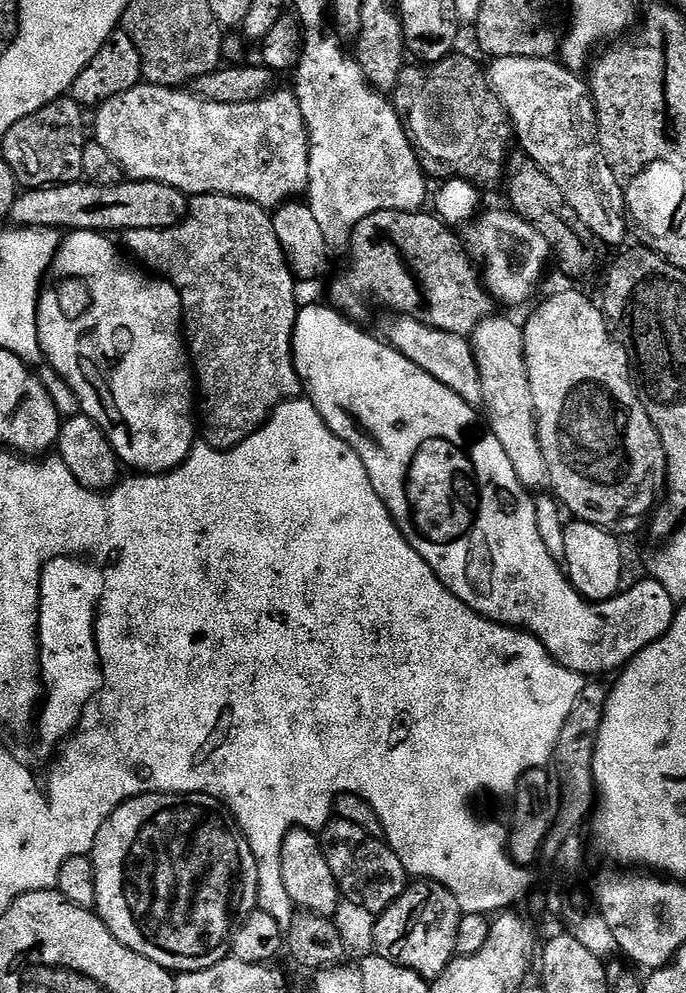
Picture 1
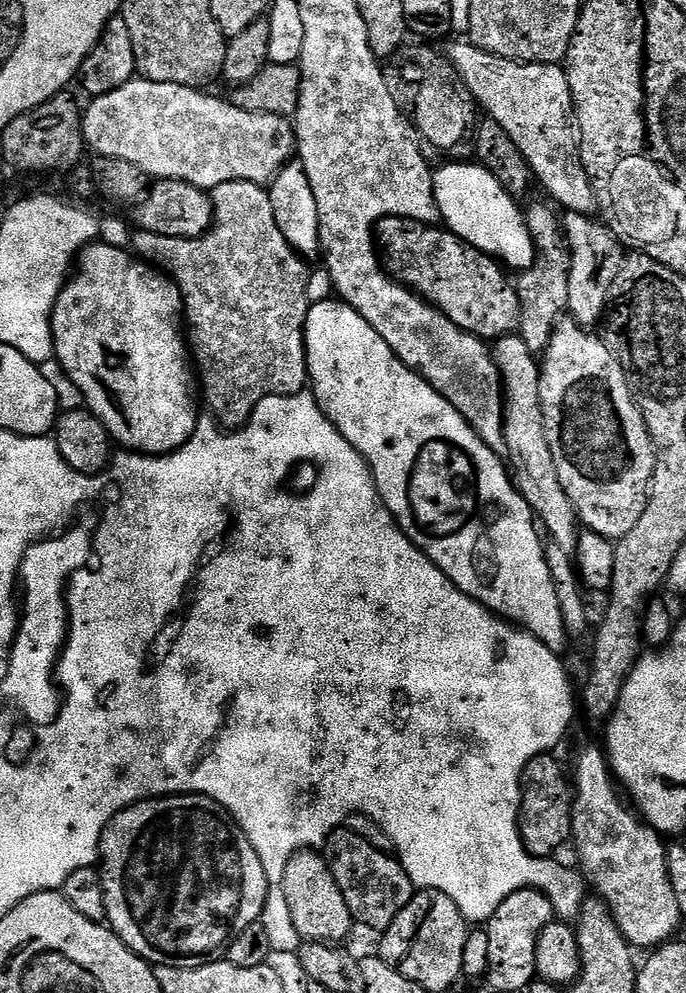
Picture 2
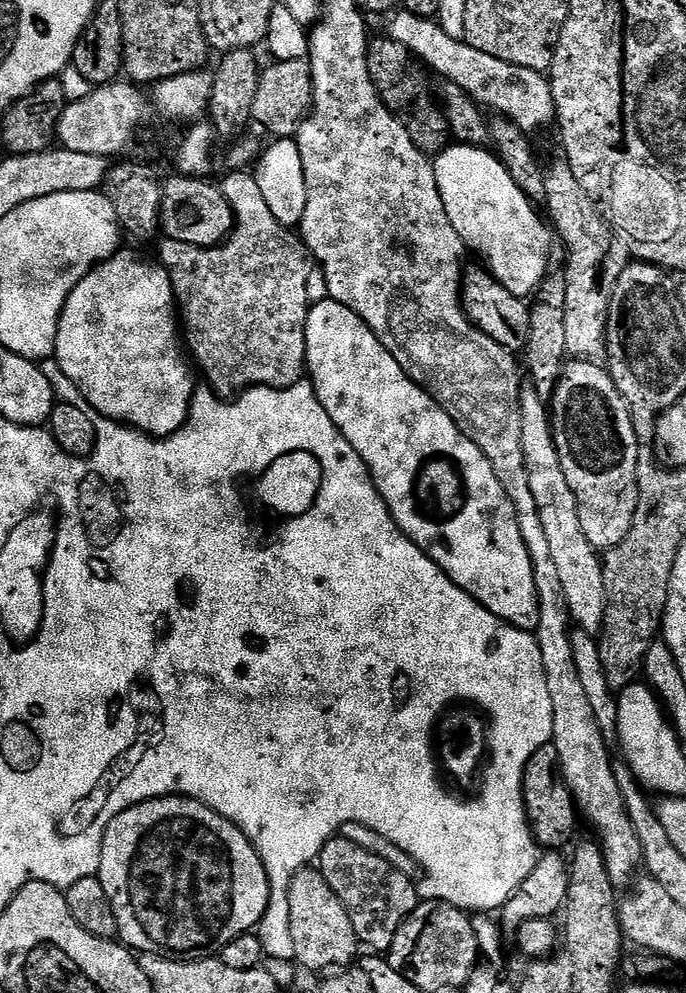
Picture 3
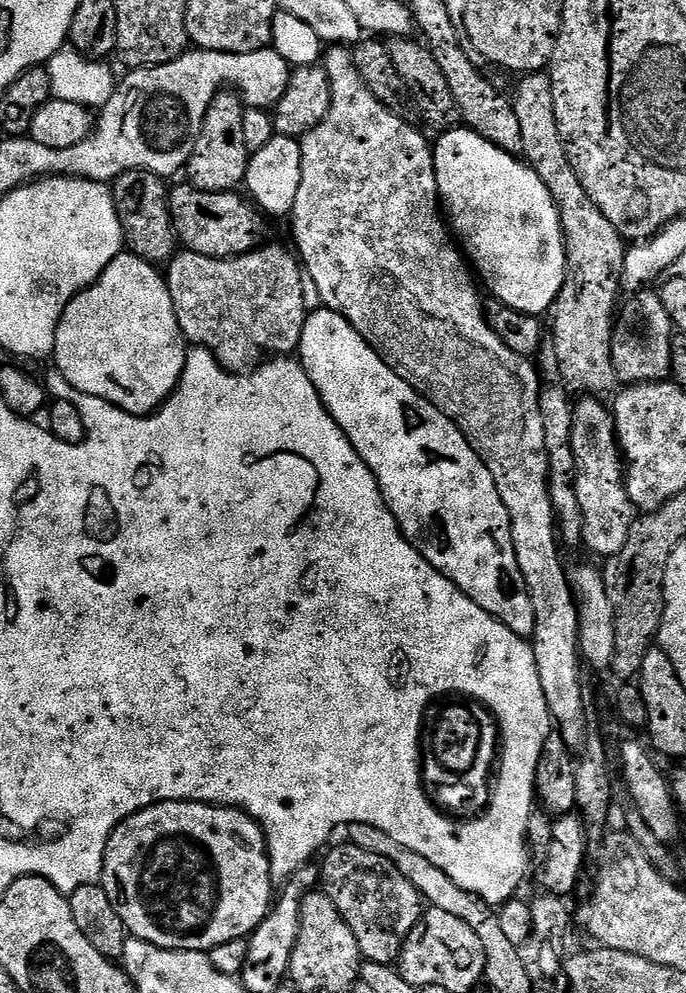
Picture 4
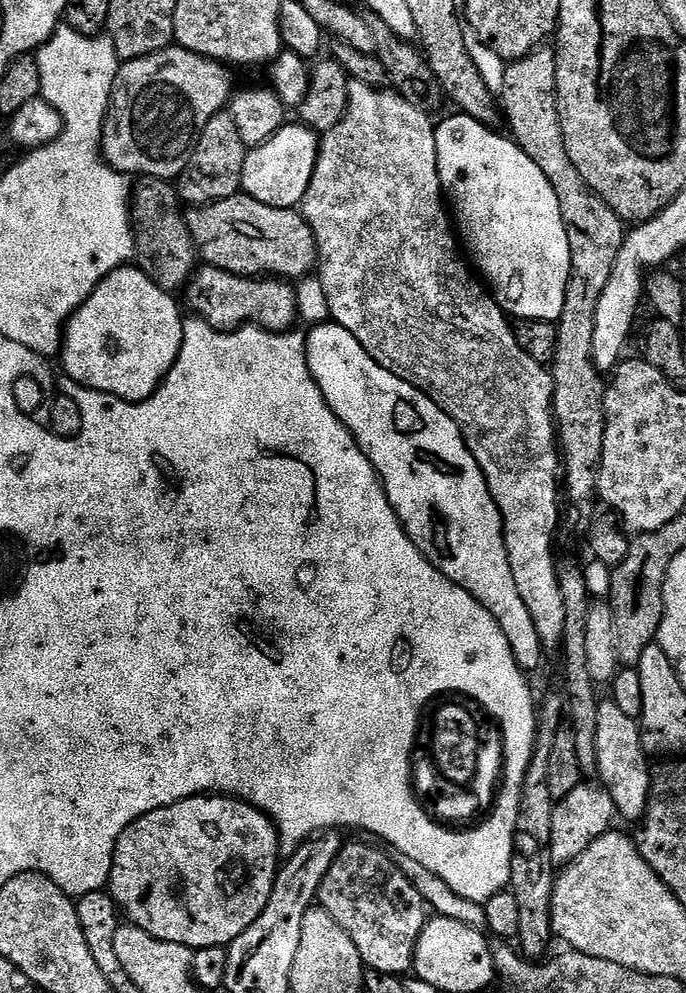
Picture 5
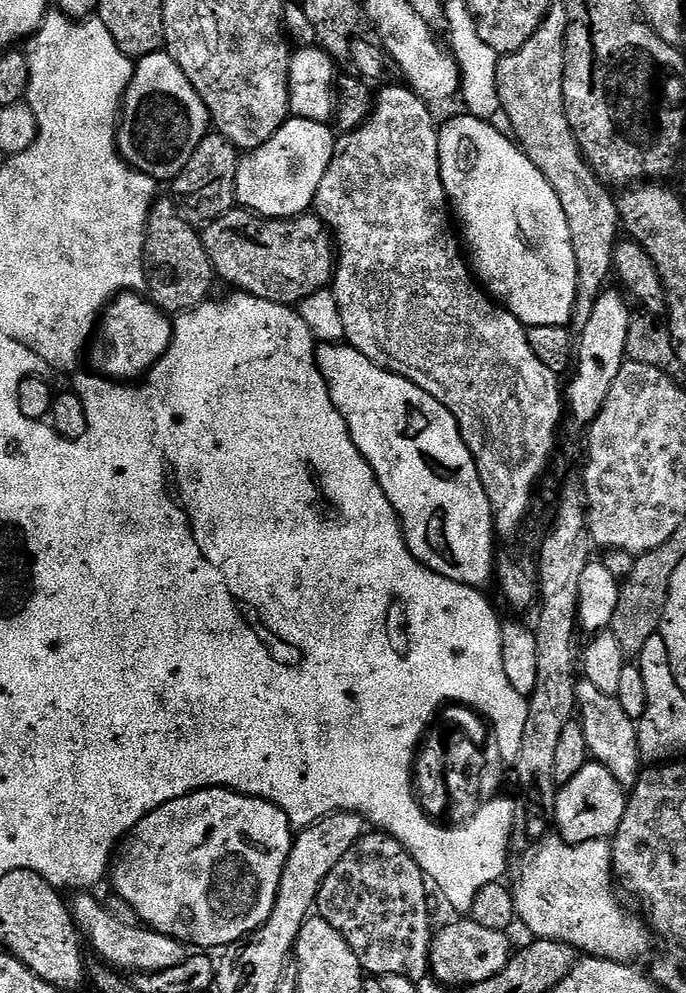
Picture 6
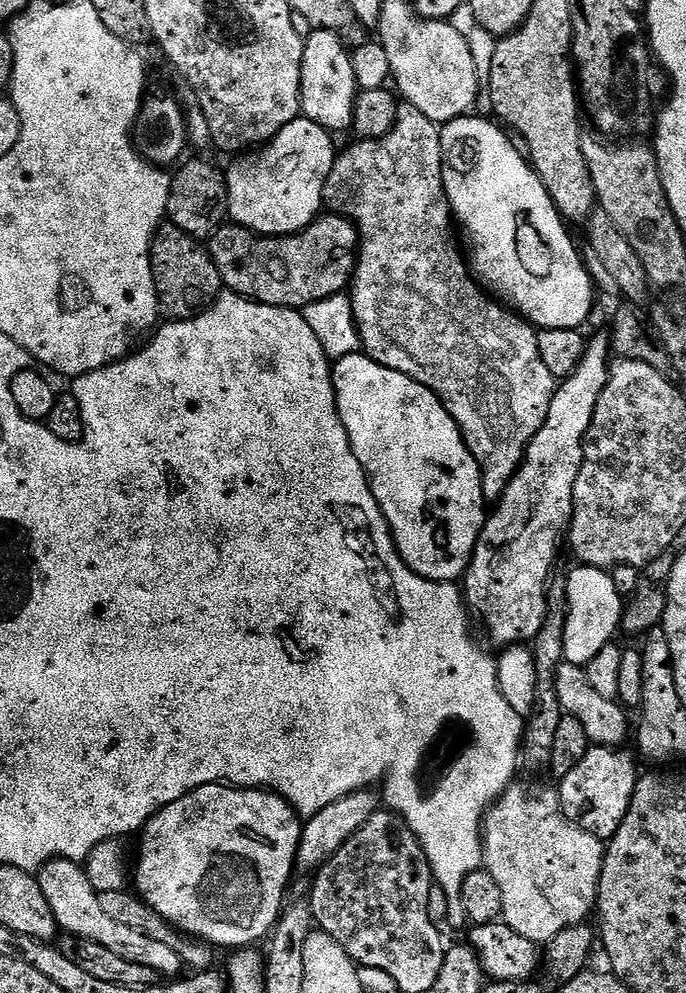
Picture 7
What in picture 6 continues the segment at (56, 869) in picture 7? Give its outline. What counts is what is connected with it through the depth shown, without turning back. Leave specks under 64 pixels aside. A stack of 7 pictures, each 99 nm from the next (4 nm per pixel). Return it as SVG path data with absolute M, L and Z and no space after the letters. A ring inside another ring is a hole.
M80 894L75 901L71 901L72 917L76 919L76 926L81 933L86 934L86 940L92 943L92 948L105 960L105 965L116 970L132 968L136 972L161 972L170 966L178 966L186 959L185 945L179 940L164 936L160 932L153 932L147 926L126 926L118 922L108 913L107 907L100 904L92 894Z

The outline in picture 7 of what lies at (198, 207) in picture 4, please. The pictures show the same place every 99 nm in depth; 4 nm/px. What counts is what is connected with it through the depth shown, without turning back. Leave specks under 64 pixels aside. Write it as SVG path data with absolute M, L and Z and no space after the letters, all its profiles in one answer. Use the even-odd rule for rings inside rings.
M321 214L308 228L293 236L260 236L231 222L218 227L207 241L208 255L220 275L220 283L229 292L252 300L255 304L302 310L310 302L322 302L322 298L341 295L351 285L358 259L356 227L344 216Z

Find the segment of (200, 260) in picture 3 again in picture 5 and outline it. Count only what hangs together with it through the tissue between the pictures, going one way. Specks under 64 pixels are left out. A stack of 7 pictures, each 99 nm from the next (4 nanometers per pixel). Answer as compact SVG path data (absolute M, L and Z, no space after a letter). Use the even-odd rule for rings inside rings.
M201 267L193 275L187 289L188 304L195 315L210 326L221 330L235 330L246 324L267 328L269 332L286 332L297 323L296 289L279 278L235 276L226 270Z

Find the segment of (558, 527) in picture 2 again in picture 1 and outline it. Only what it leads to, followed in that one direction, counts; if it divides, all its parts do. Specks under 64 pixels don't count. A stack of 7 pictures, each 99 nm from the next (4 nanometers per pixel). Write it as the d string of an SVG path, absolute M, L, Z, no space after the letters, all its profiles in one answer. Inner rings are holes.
M493 314L487 316L473 330L470 343L482 378L482 408L494 438L502 442L502 450L506 450L506 458L510 458L510 463L514 465L514 474L518 474L518 482L522 482L524 488L547 489L548 467L536 429L534 398L530 394L530 378L526 370L523 327L504 316Z

